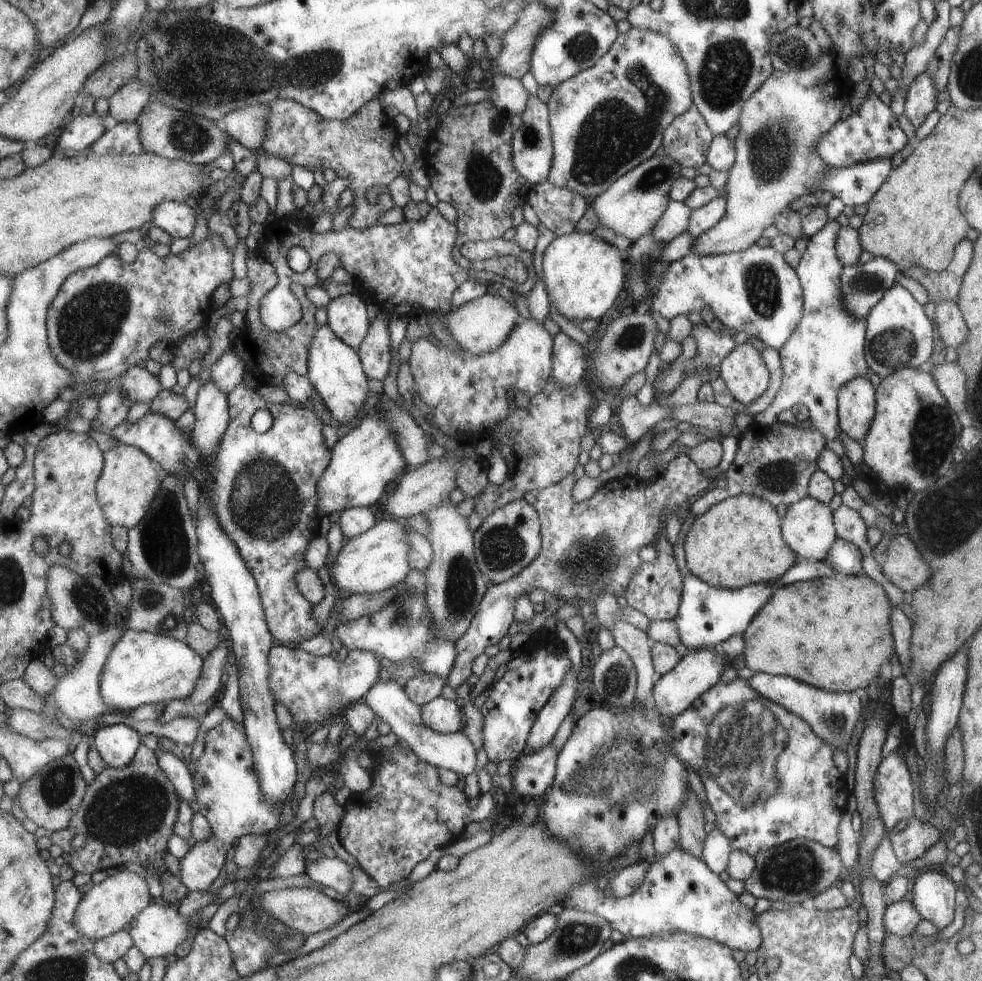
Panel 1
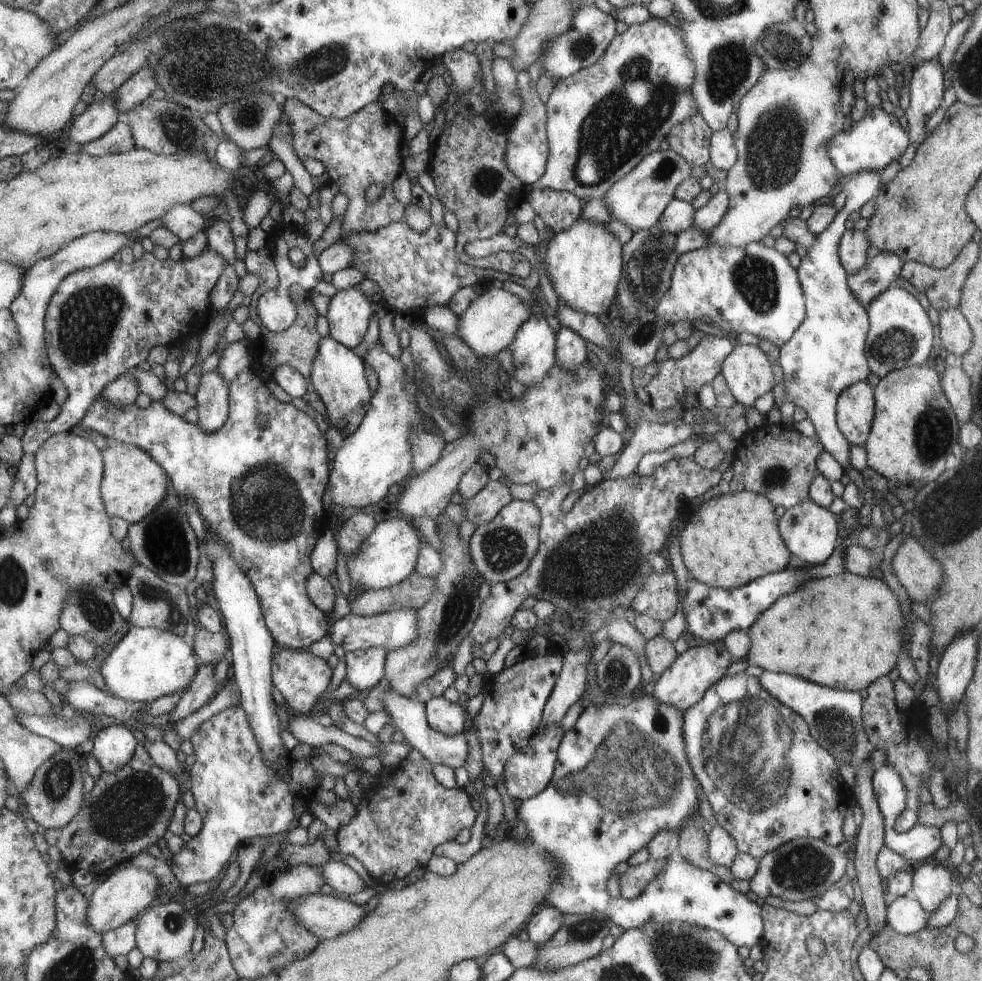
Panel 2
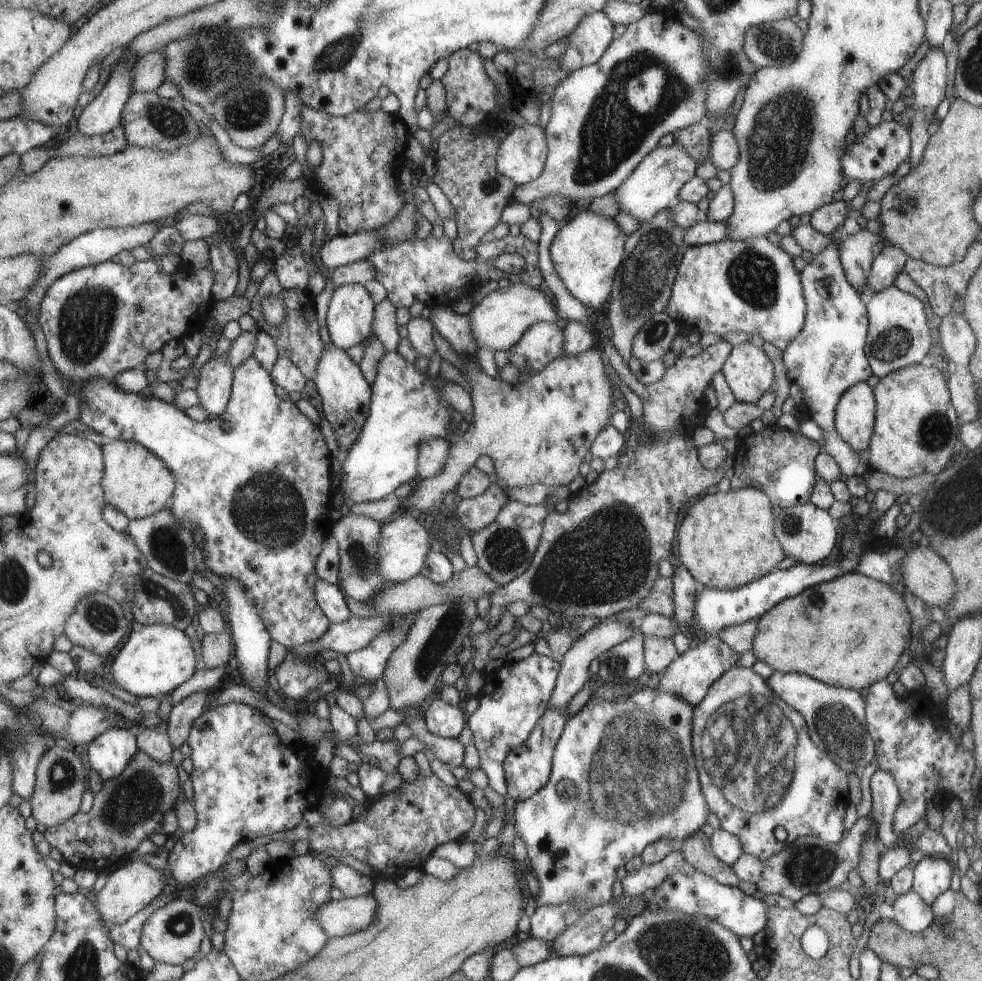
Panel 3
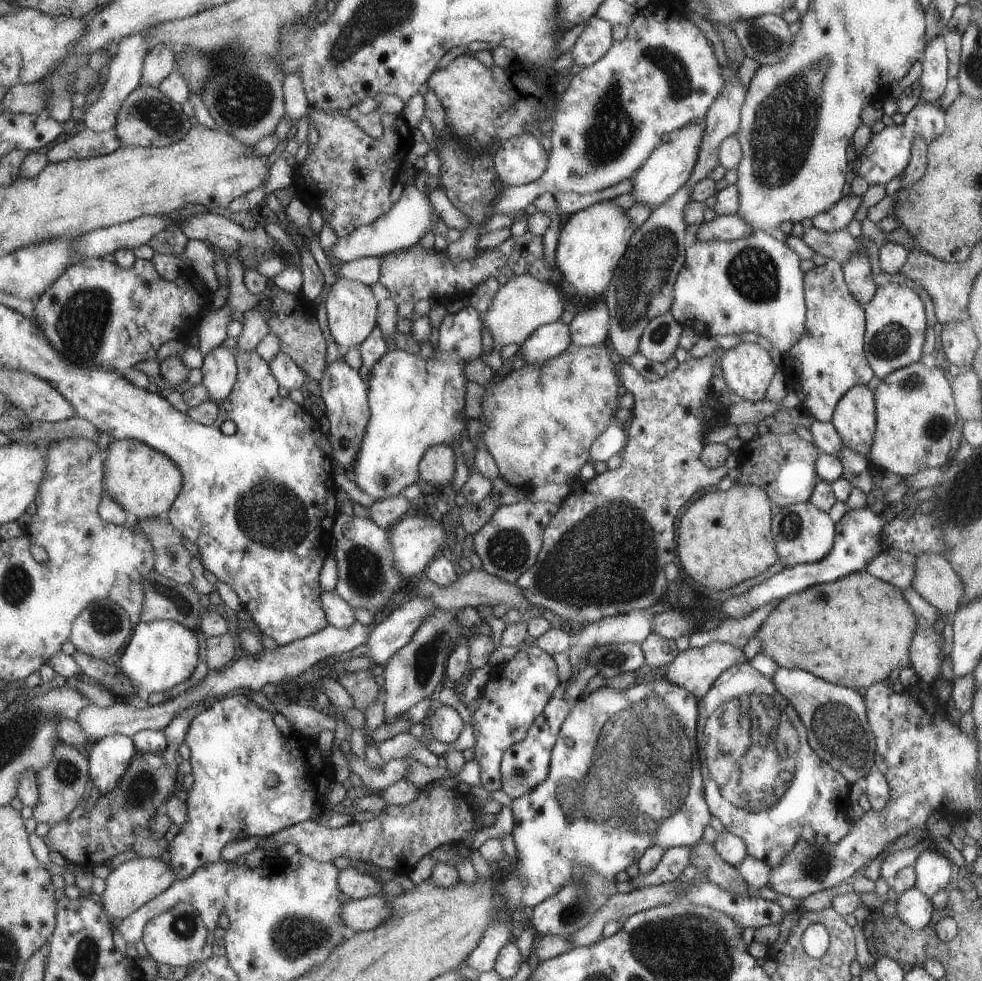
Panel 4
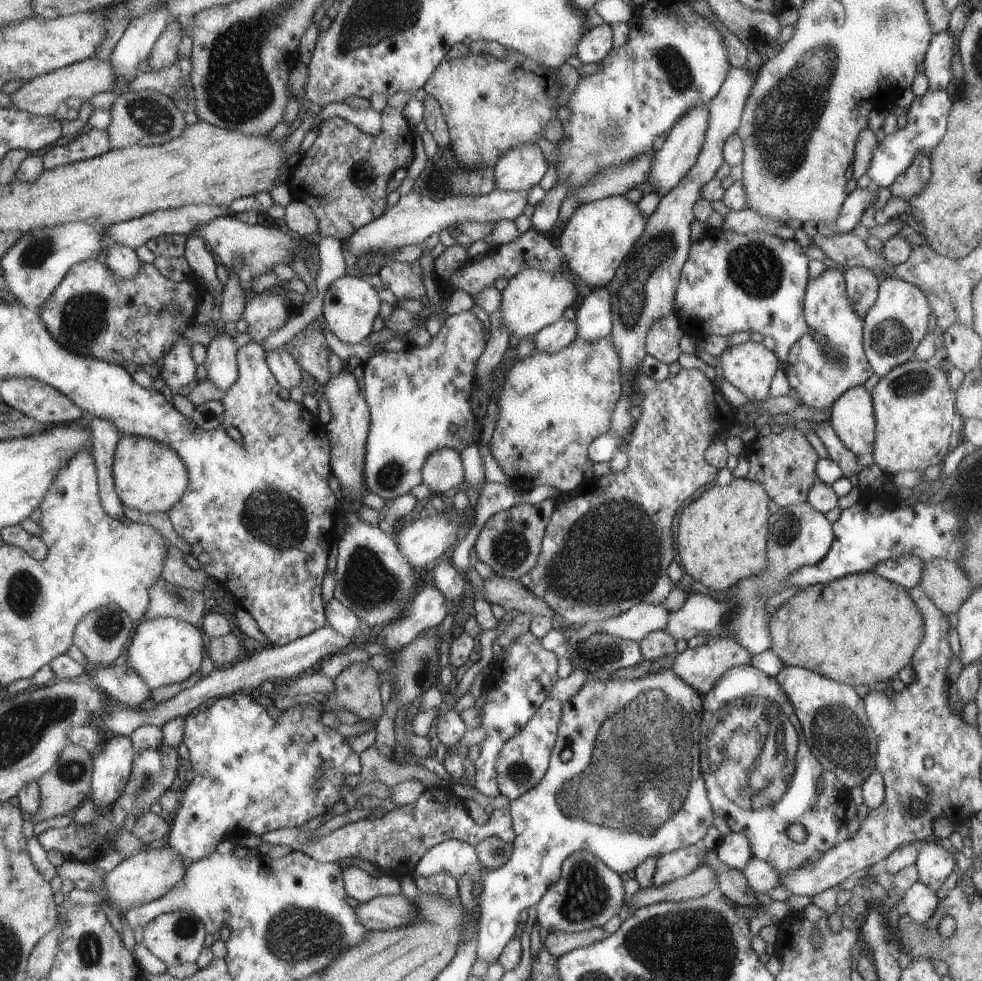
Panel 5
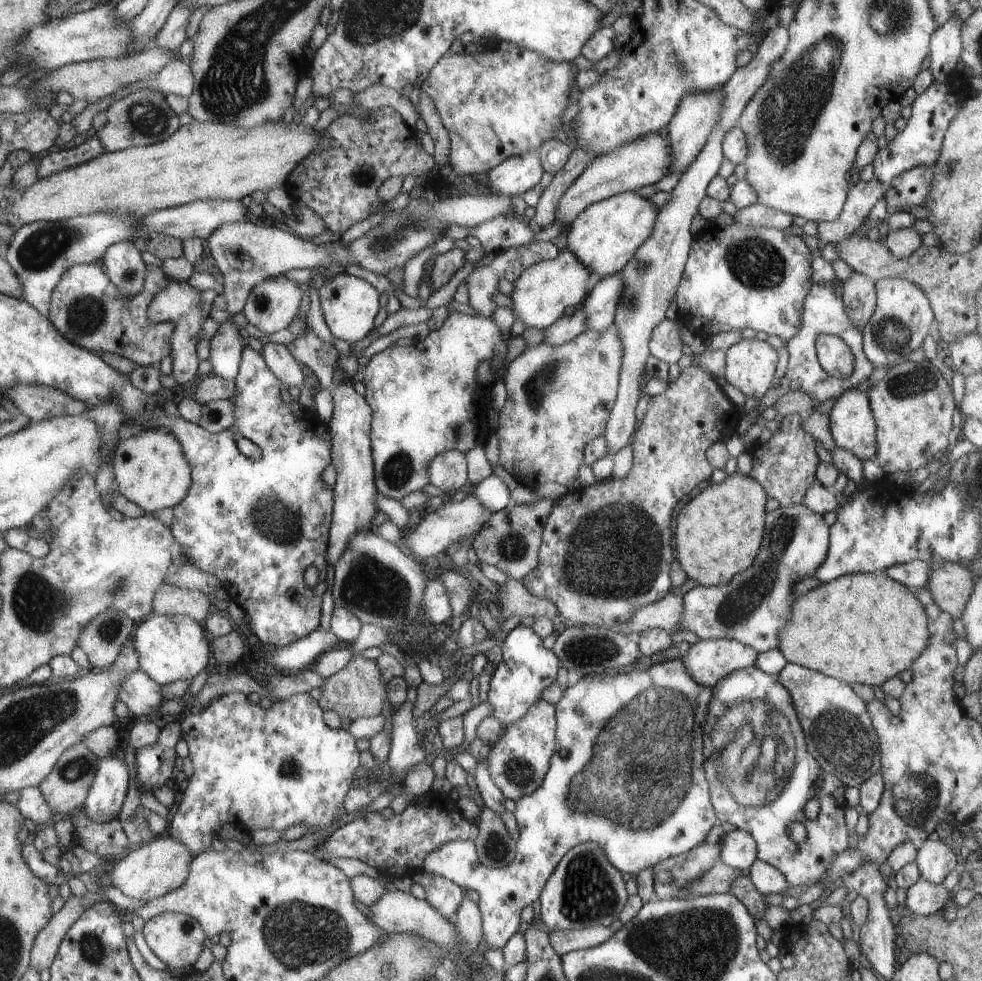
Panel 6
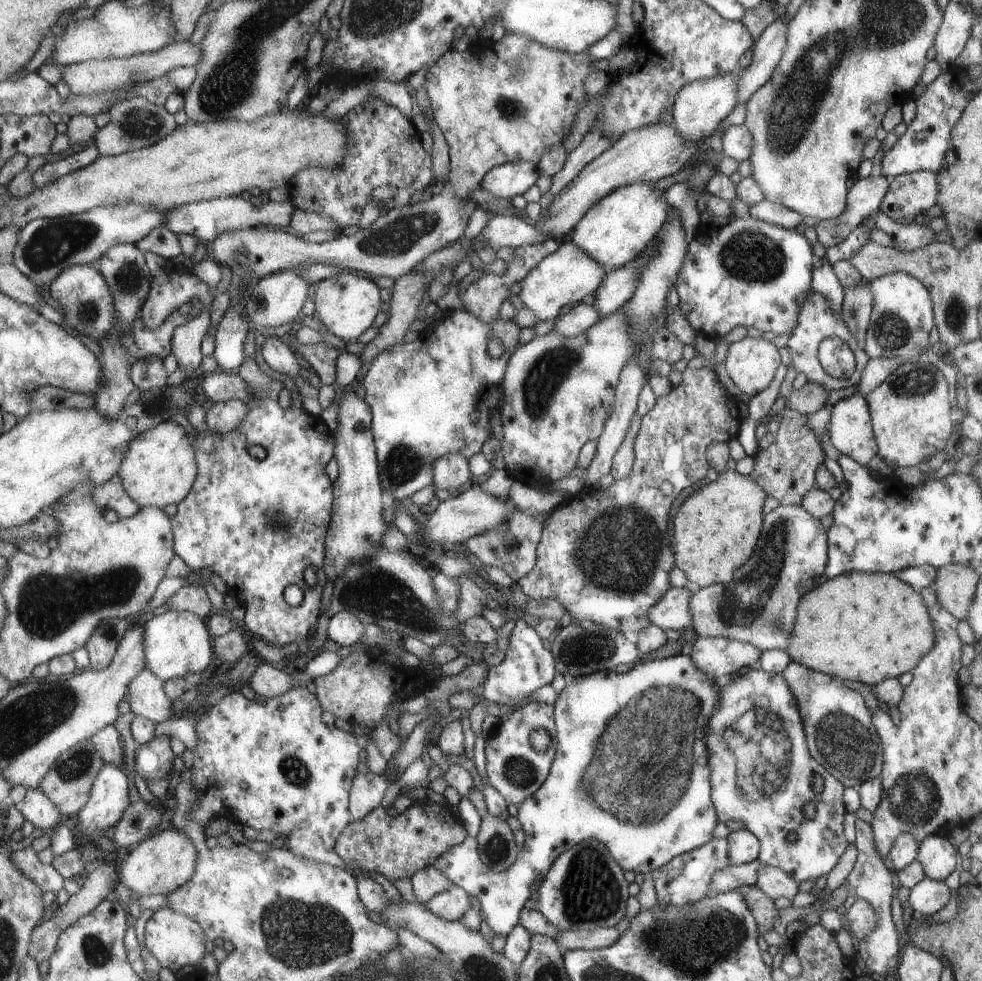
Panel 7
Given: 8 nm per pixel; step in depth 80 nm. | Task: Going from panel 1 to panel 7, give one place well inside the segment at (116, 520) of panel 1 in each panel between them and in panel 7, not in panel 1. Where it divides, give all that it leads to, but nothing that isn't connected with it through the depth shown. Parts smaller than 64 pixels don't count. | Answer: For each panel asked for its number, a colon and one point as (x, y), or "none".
2: (134, 485)
3: (136, 482)
4: (146, 483)
5: (150, 475)
6: (152, 469)
7: (161, 468)

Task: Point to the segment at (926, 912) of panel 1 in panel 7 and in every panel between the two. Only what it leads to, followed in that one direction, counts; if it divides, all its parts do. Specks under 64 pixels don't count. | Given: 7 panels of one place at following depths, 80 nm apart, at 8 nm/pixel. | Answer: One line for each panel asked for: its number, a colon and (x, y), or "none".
2: (931, 883)
3: (931, 877)
4: (932, 870)
5: (934, 861)
6: (935, 858)
7: (937, 854)

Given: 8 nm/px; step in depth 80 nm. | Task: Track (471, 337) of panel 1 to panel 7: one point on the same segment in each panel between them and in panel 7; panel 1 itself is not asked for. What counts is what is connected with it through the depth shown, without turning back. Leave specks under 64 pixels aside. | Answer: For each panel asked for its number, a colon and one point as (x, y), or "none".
2: (489, 323)
3: (498, 320)
4: (518, 308)
5: (532, 299)
6: (539, 294)
7: (566, 275)

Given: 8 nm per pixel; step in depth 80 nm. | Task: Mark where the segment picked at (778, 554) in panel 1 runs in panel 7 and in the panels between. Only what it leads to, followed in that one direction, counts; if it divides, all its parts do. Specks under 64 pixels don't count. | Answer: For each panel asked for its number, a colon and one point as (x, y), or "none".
2: (731, 539)
3: (726, 540)
4: (724, 537)
5: (721, 536)
6: (718, 533)
7: (714, 531)

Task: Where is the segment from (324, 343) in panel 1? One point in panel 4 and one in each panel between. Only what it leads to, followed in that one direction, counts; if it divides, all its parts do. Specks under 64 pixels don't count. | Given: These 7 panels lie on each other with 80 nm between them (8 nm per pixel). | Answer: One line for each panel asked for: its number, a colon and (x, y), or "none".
2: (337, 376)
3: (344, 393)
4: (343, 393)

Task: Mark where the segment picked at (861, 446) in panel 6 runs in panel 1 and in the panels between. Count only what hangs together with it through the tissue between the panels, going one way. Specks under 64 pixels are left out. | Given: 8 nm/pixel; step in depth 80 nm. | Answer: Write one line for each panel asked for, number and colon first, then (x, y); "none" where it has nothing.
1: (855, 401)
2: (855, 404)
3: (853, 418)
4: (853, 417)
5: (851, 417)

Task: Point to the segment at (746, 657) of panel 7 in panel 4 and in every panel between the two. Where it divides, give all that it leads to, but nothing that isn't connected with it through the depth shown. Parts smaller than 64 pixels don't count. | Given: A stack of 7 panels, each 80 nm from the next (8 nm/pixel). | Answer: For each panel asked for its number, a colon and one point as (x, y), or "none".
4: (696, 669)
5: (701, 666)
6: (707, 661)

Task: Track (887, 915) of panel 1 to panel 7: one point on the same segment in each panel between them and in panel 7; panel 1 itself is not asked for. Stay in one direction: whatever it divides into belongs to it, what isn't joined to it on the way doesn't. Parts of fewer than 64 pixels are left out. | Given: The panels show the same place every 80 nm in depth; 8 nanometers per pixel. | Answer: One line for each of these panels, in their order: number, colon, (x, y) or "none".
2: (904, 915)
3: (910, 913)
4: (913, 908)
5: (919, 900)
6: (923, 898)
7: (929, 895)

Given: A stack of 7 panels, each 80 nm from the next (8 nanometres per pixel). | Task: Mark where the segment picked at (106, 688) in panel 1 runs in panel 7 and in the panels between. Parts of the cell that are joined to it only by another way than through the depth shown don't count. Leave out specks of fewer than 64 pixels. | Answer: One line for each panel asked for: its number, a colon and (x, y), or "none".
2: (146, 664)
3: (155, 660)
4: (160, 655)
5: (164, 651)
6: (172, 647)
7: (178, 643)

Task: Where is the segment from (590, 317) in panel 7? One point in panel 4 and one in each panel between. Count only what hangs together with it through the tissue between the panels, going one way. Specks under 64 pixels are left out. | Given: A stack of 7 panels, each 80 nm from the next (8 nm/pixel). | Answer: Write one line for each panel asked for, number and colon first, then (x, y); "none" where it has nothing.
4: (549, 340)
5: (550, 338)
6: (565, 328)

